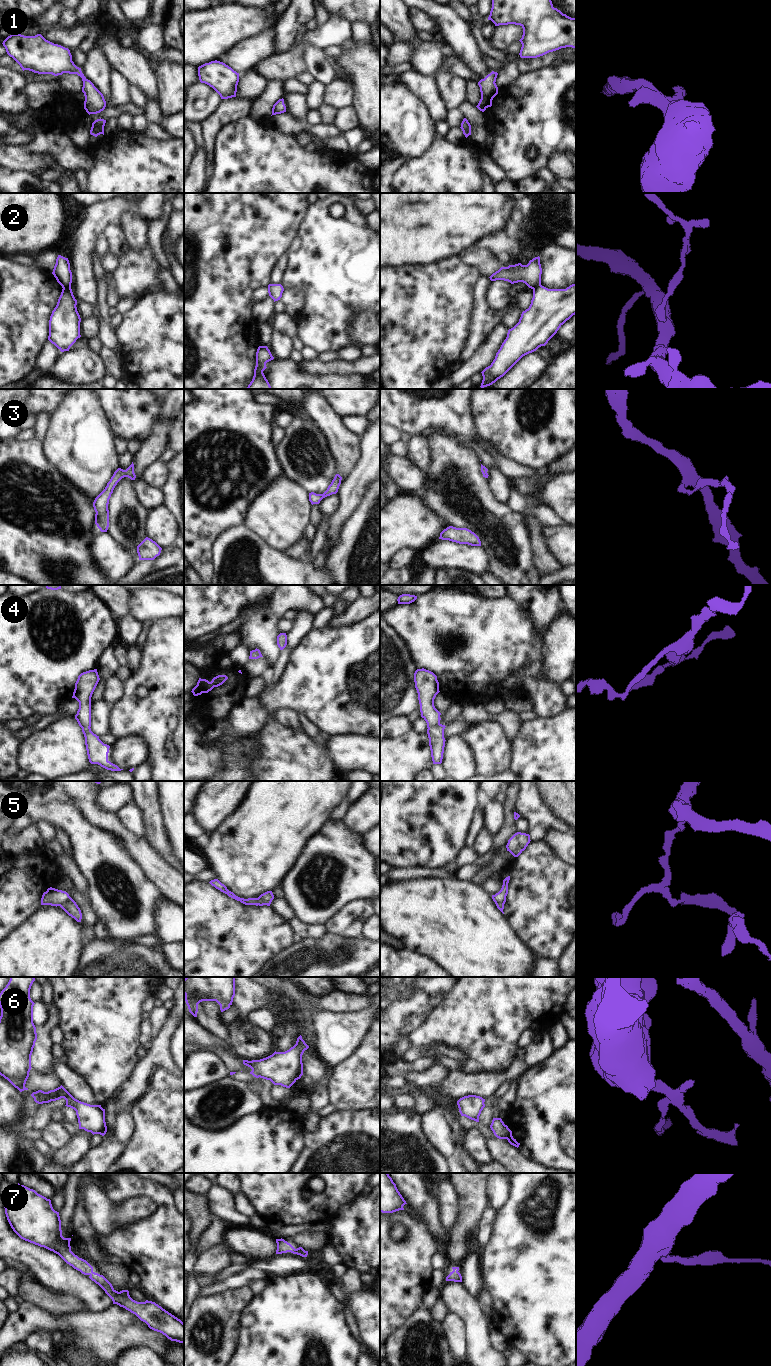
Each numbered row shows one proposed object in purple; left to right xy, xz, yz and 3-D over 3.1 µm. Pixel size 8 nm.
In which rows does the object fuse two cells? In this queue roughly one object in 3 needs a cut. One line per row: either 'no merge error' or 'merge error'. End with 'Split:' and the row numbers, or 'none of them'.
1: no merge error
2: merge error
3: no merge error
4: no merge error
5: merge error
6: no merge error
7: no merge error
Split: 2, 5

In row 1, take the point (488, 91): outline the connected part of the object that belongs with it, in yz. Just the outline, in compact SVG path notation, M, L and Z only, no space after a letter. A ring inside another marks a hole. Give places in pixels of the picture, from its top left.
M492 71L484 79L481 79L478 82L481 99L476 107L482 112L492 106L492 100L498 94L498 87L495 83L497 75L497 72Z

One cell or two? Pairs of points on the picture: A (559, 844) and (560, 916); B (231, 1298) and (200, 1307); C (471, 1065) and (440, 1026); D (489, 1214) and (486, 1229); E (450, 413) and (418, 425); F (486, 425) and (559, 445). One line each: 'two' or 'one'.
A: two
B: one
C: one
D: one
E: one
F: one

